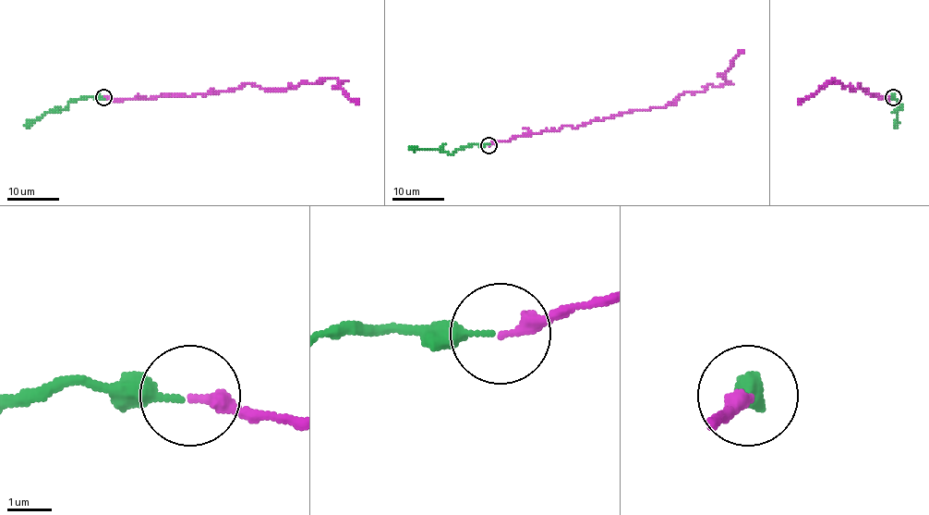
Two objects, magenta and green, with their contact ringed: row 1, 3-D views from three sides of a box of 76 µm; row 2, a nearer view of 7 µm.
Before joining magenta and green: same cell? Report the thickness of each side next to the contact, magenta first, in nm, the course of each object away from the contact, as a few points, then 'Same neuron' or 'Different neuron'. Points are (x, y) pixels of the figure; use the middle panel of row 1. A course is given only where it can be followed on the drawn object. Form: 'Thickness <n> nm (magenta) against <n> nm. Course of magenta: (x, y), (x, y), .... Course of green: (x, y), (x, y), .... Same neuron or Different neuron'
Thickness 280 nm (magenta) against 220 nm. Course of magenta: (488, 144), (665, 106), (681, 93), (721, 86), (731, 63), (744, 51). Course of green: (488, 144), (468, 144), (451, 153), (409, 147). Same neuron

